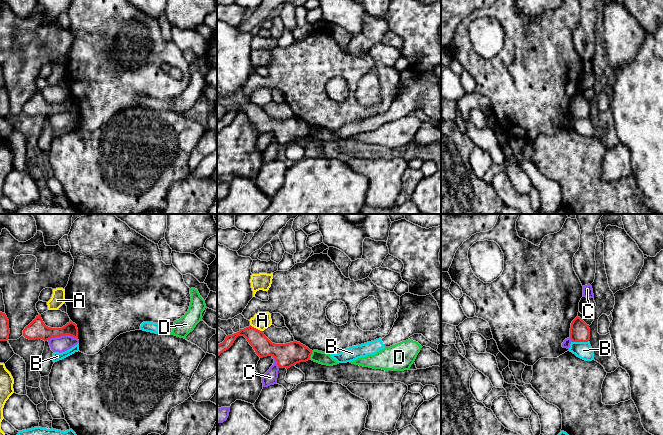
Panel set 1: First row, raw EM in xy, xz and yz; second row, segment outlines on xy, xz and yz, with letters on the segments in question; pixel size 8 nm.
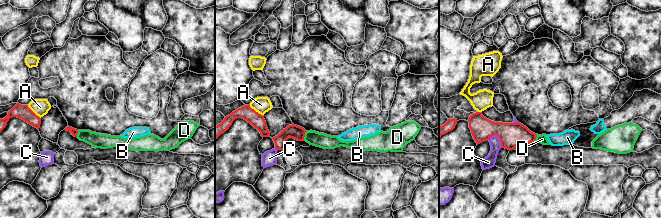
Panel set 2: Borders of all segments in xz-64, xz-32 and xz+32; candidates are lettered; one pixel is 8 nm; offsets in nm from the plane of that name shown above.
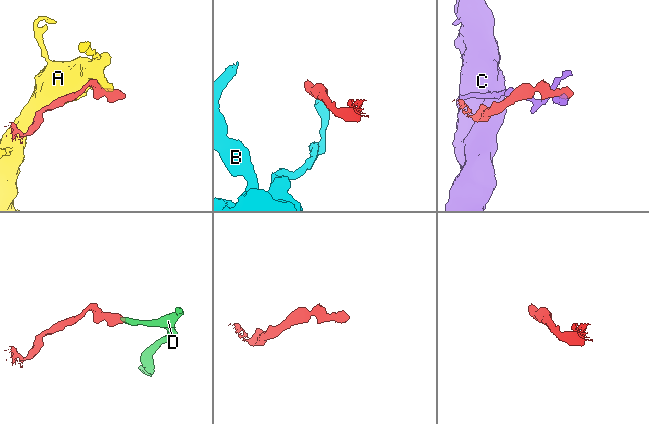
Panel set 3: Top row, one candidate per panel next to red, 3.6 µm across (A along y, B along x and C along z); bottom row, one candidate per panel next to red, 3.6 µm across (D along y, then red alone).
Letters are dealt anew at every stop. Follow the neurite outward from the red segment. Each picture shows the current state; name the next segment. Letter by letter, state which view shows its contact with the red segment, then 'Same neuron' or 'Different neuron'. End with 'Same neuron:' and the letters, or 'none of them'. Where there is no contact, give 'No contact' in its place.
A: Touches red in xz. Different neuron
B: Touches red in yz. Different neuron
C: Touches red in xy. Different neuron
D: Touches red in xz. Different neuron
Same neuron: none of them

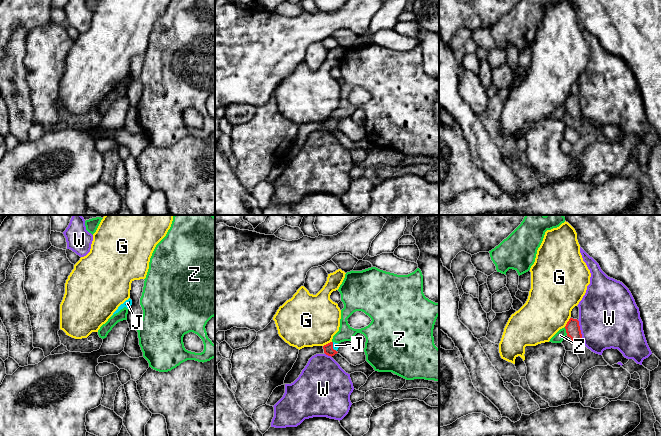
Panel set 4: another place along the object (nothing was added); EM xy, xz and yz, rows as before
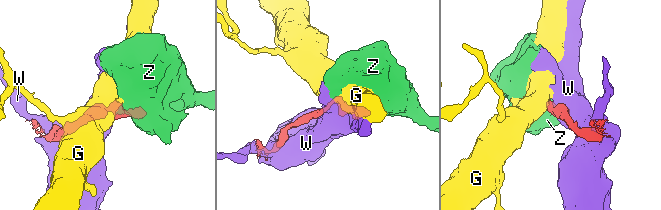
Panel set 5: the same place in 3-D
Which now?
G: Touches red in xz. Different neuron
J: Touches red in xz. Same neuron
W: Touches red in yz. Different neuron
Z: Touches red in yz. Different neuron
Same neuron: J

